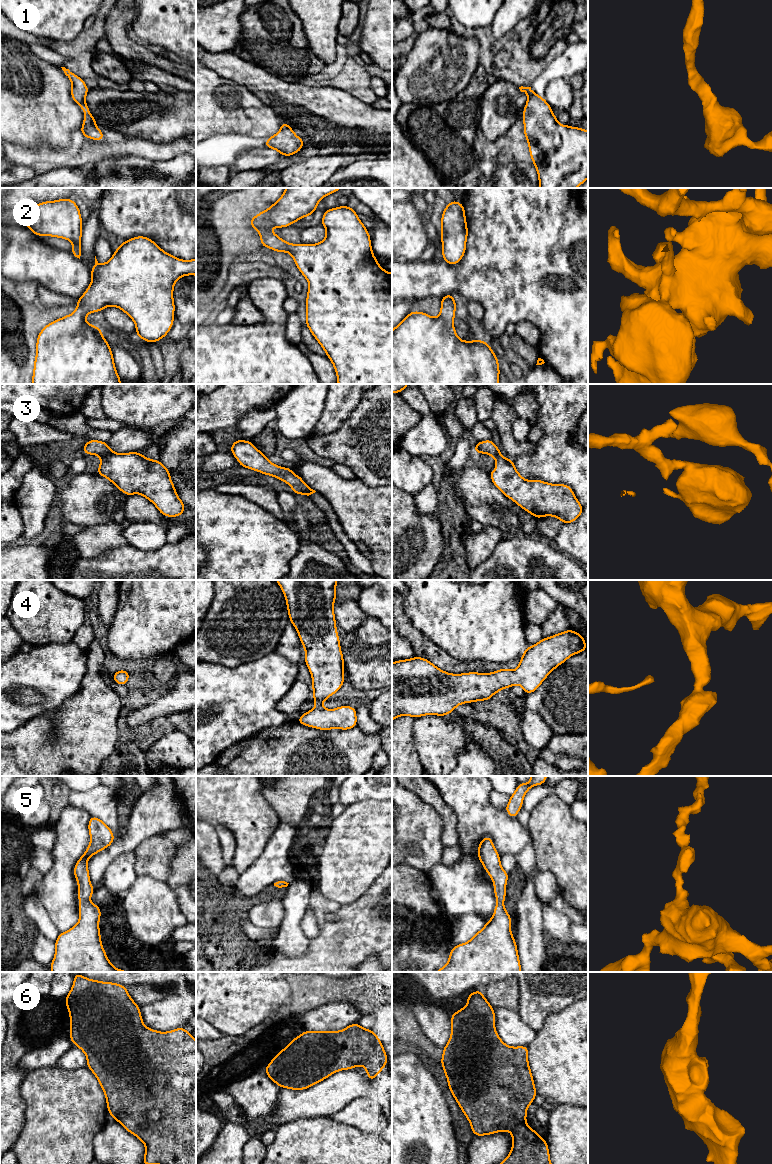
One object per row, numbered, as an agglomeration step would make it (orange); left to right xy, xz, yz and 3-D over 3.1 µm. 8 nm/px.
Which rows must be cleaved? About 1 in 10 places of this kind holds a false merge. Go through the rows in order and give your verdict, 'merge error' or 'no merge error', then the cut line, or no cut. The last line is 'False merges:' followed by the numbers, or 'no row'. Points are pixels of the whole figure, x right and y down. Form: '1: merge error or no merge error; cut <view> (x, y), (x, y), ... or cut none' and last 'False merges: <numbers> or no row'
1: no merge error; cut none
2: no merge error; cut none
3: no merge error; cut none
4: no merge error; cut none
5: no merge error; cut none
6: no merge error; cut none
False merges: no row

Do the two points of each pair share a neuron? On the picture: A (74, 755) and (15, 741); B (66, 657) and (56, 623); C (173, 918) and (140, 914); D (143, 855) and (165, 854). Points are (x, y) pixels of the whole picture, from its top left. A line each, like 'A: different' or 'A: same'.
A: same
B: different
C: same
D: same

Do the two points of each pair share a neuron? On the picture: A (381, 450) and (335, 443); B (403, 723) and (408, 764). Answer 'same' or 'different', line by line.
A: same
B: same

